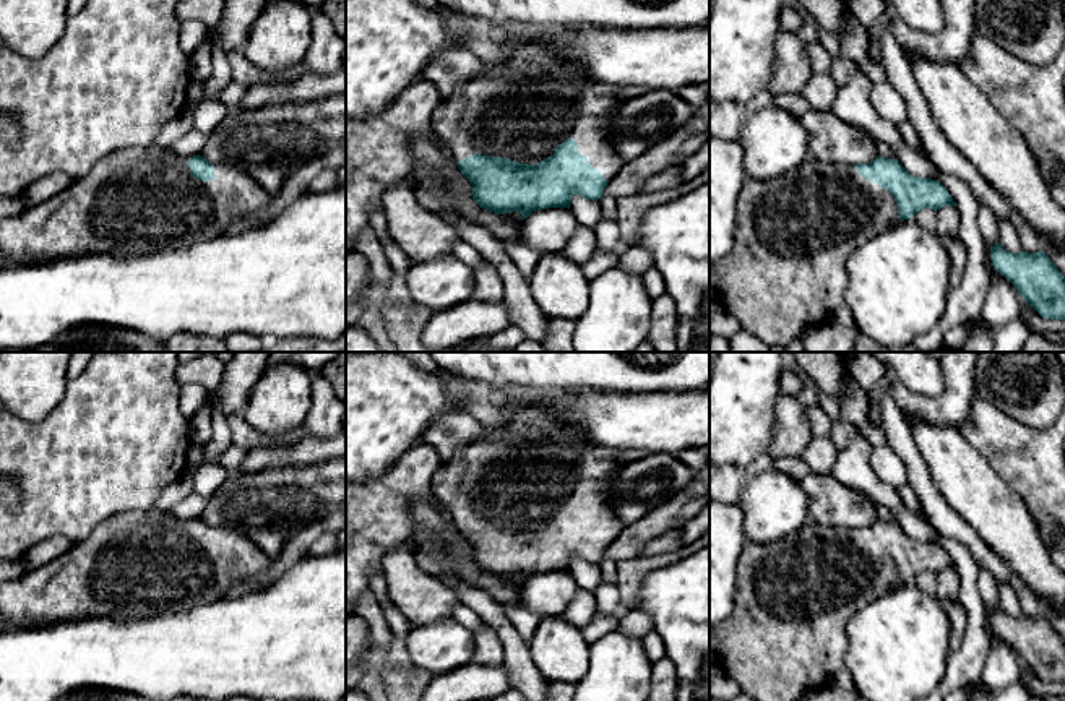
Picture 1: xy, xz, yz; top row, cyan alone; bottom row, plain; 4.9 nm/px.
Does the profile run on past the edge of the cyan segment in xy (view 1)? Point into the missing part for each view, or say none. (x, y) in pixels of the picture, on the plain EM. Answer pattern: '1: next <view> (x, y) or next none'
1: next xy (133, 565)

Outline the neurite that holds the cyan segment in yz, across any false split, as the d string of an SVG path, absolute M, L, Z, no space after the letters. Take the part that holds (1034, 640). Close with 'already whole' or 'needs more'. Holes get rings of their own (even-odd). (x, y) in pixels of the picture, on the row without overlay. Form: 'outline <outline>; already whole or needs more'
outline M995 607L990 623L1042 682L1065 683L1065 641L1044 615L1010 617Z; already whole

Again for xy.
outline M161 511L123 513L102 521L84 540L73 542L47 565L24 571L19 579L0 583L0 615L5 626L36 628L93 617L128 620L183 612L227 597L234 584L268 571L269 566L271 558L235 531L211 527L200 518L187 523Z; needs more

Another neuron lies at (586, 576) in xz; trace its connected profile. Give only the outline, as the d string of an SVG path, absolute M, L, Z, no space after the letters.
M581 558L571 560L570 574L573 576L578 587L594 592L602 579L599 565L586 563Z

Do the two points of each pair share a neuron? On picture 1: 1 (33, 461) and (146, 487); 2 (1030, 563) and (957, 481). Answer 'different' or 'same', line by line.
1: same
2: same

